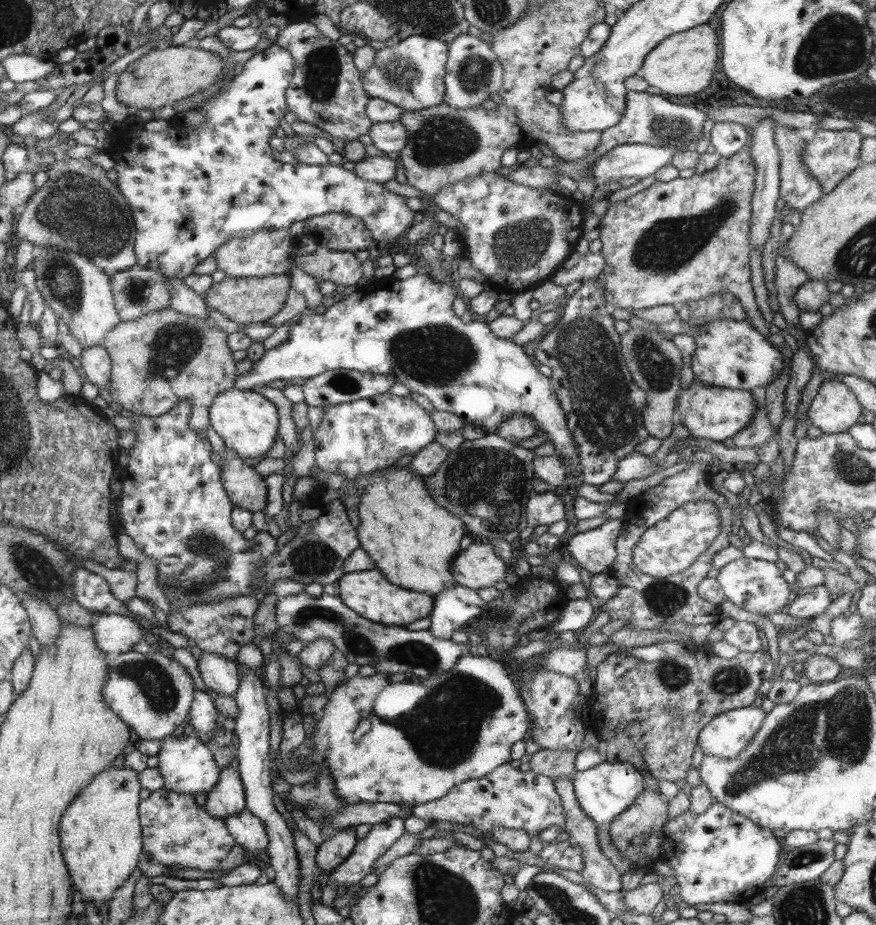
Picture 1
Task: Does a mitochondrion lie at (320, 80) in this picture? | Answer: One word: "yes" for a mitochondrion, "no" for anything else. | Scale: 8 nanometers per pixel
yes

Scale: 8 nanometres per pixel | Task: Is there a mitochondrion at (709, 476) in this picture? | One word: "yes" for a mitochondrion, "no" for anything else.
no

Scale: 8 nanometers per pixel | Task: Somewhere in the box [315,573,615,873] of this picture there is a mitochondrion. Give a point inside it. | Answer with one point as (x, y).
(446, 736)

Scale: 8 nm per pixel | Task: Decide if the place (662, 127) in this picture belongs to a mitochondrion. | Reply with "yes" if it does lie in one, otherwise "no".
yes

